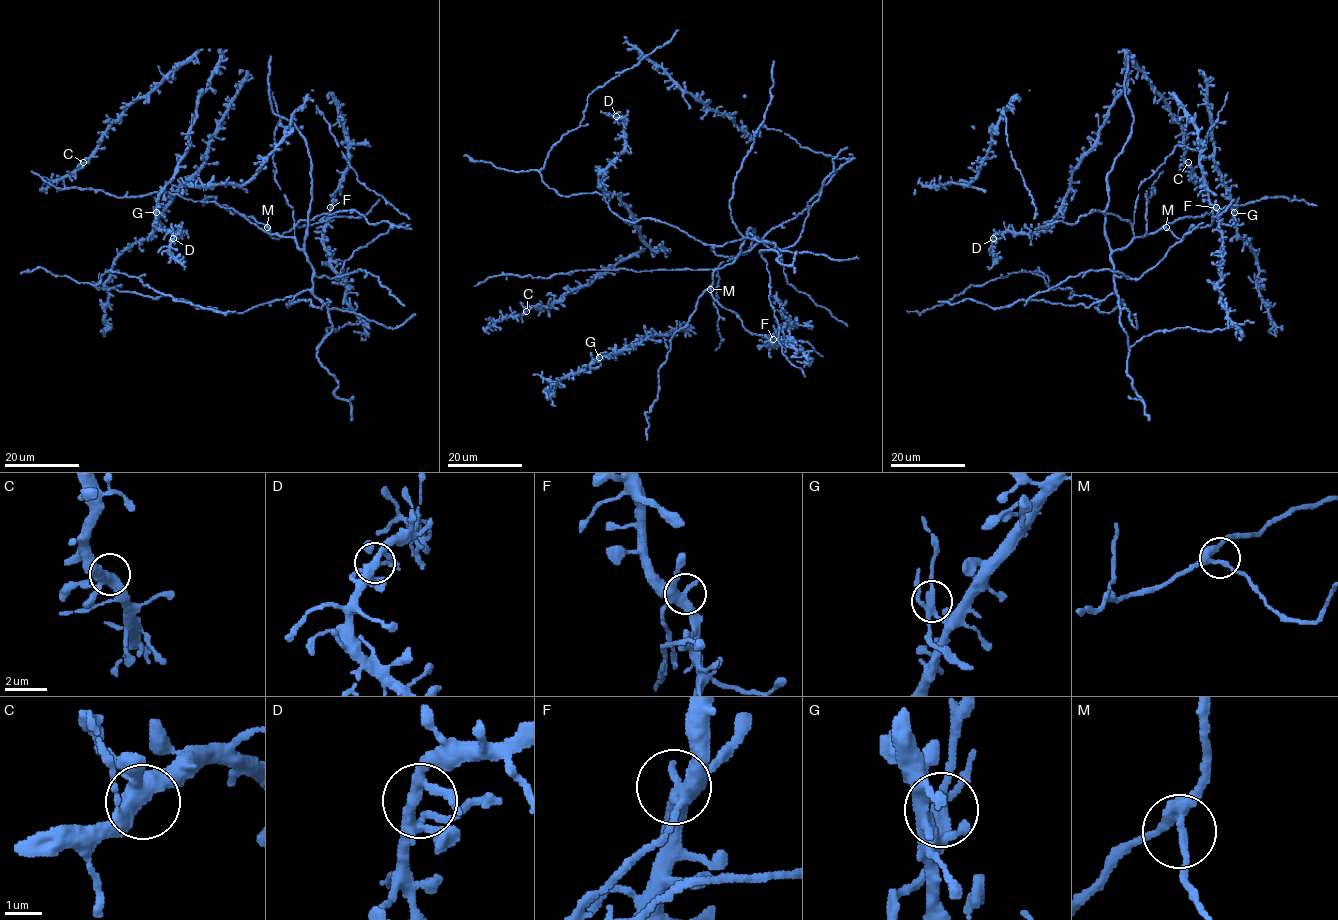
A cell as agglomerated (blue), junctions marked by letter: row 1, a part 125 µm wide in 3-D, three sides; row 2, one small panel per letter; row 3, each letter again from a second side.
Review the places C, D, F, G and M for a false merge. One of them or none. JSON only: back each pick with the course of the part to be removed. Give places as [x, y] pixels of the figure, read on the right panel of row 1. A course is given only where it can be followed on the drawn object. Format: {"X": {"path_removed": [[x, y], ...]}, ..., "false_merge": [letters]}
{"G": {"path_removed": [[1234, 212], [1228, 224]]}, "false_merge": ["G"]}

